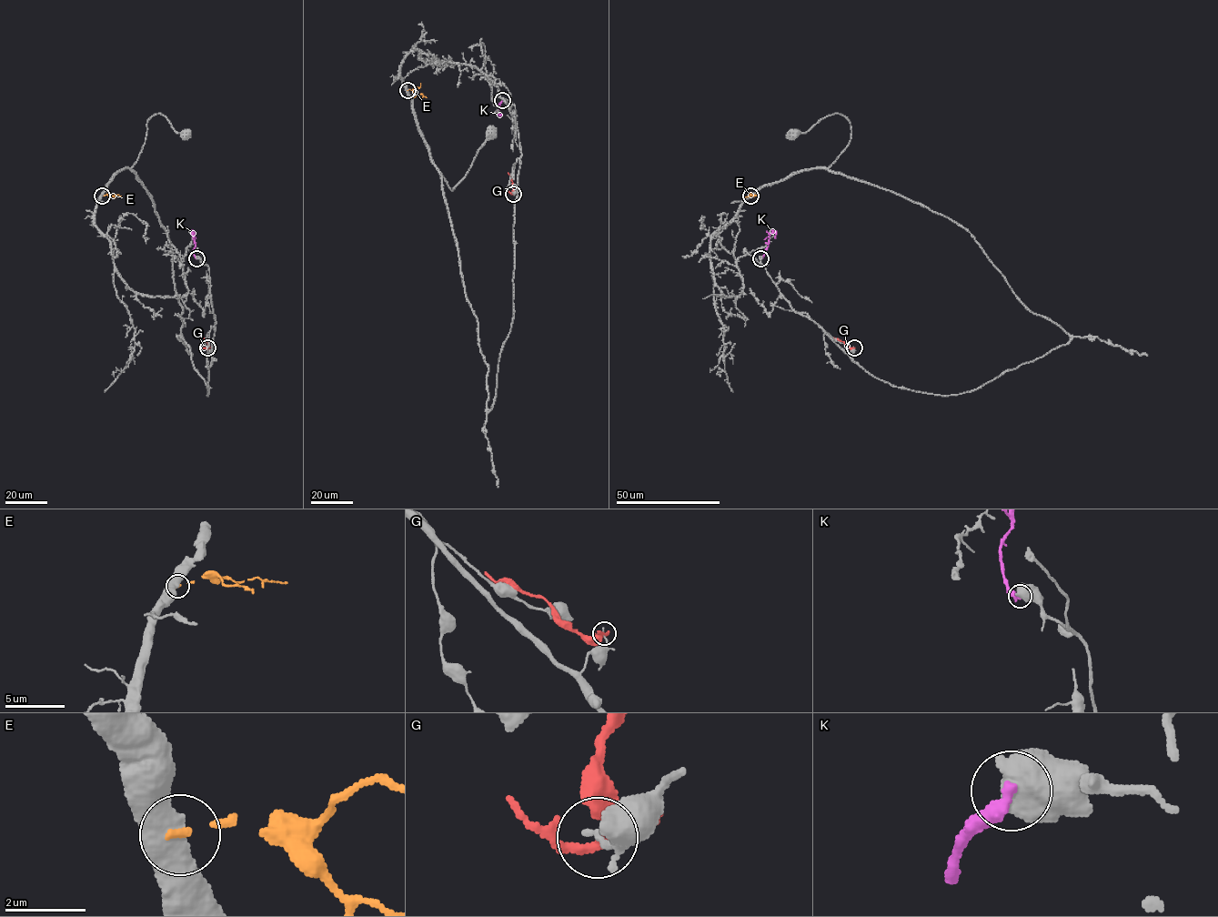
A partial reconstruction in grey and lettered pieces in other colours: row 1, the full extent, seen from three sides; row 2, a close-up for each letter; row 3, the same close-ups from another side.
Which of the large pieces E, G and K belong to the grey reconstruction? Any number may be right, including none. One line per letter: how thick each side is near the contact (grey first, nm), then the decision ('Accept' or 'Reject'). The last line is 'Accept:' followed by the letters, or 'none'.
E: Thickness 550 nm (grey) against 160 nm. Reject
G: Thickness 150 nm (grey) against 170 nm. Reject
K: Thickness 750 nm (grey) against 400 nm. Reject
Accept: none

